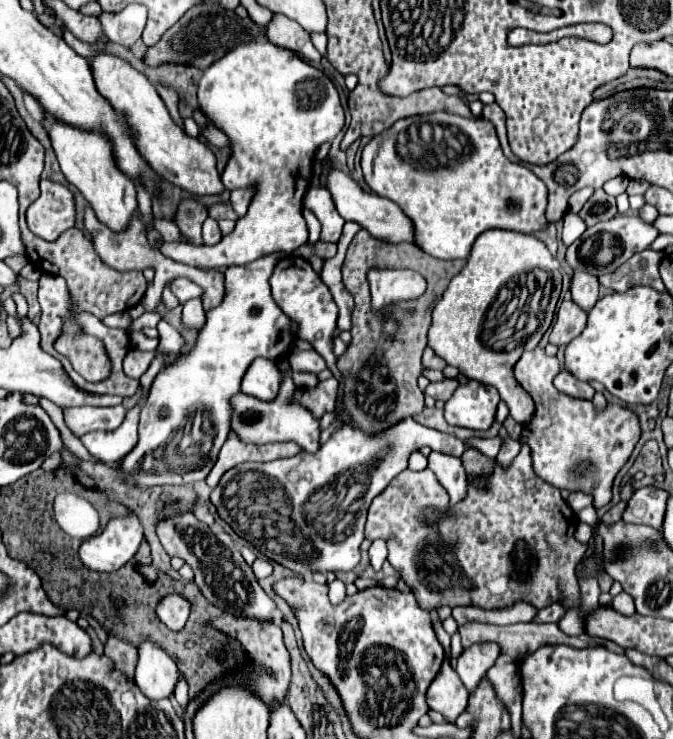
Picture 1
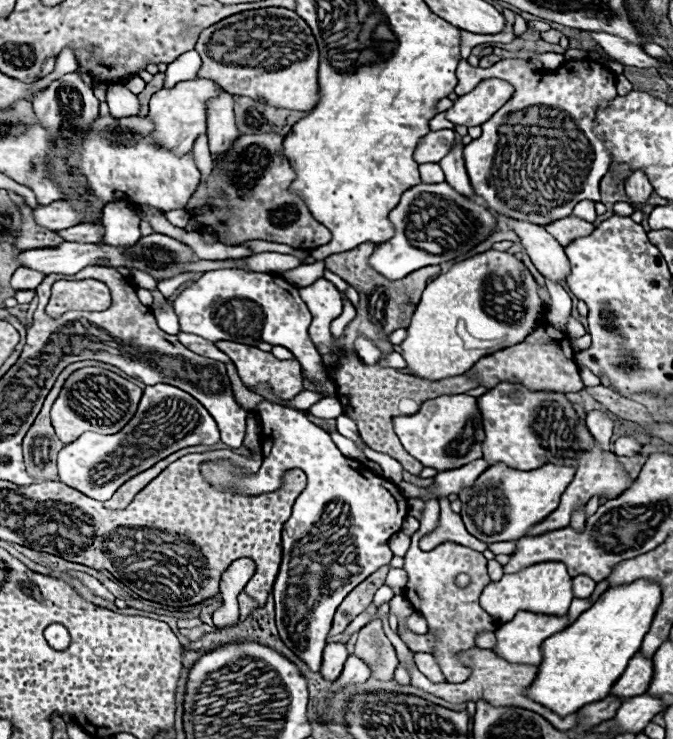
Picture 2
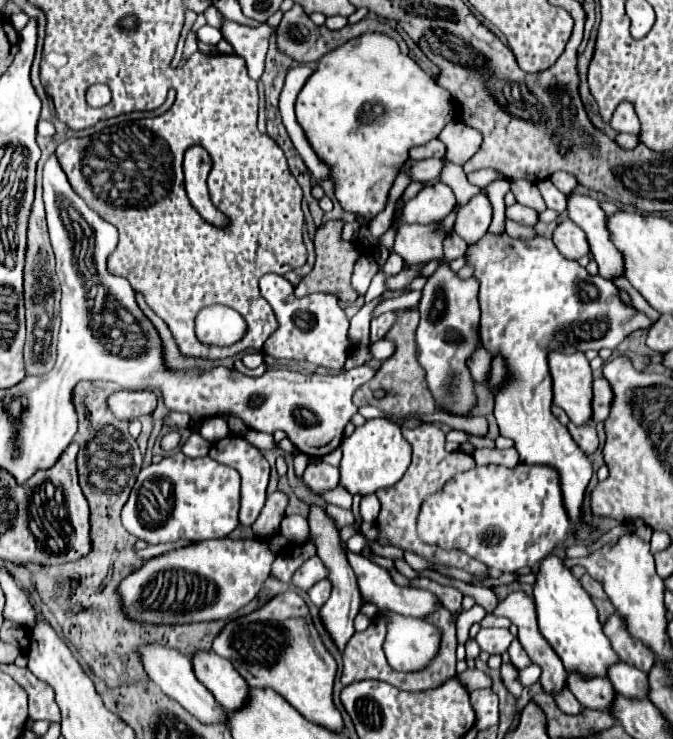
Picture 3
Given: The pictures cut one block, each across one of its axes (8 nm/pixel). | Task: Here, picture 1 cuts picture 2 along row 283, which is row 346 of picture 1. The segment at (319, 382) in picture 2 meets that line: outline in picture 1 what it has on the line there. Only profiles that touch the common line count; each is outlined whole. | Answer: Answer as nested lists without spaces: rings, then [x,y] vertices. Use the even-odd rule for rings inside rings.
[[[274,252],[274,256],[260,256],[246,266],[226,268],[226,296],[220,306],[206,312],[206,324],[198,332],[198,342],[186,356],[162,370],[152,382],[148,400],[140,412],[138,444],[118,462],[118,476],[122,476],[124,482],[134,484],[136,488],[146,488],[154,484],[194,484],[196,480],[204,480],[208,476],[230,432],[228,400],[240,390],[240,380],[246,368],[258,356],[276,358],[286,354],[294,340],[288,316],[270,296],[268,278],[276,268],[278,258],[284,258],[282,252]],[[190,408],[210,408],[210,416],[214,416],[214,448],[210,452],[210,462],[190,472],[140,472],[142,456],[166,444],[166,440],[170,440],[170,436],[174,436],[174,432],[186,424],[186,412],[190,412]]]

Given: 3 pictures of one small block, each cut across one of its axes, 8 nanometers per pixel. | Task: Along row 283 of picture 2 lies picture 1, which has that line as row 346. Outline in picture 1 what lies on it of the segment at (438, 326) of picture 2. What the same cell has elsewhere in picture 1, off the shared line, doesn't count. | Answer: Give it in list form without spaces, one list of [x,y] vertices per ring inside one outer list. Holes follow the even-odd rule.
[[[500,228],[486,230],[482,236],[476,238],[466,266],[452,278],[442,300],[436,304],[436,308],[432,312],[432,328],[428,332],[428,346],[434,348],[434,352],[440,358],[444,358],[450,366],[456,366],[468,378],[494,386],[500,392],[500,398],[506,402],[510,416],[522,426],[534,418],[534,400],[530,400],[530,394],[516,382],[516,378],[512,374],[512,366],[520,358],[524,344],[526,344],[526,348],[534,348],[540,342],[542,334],[553,323],[562,289],[562,275],[558,268],[560,268],[559,262],[554,260],[554,256],[546,248],[546,244],[542,240],[538,240],[534,234],[500,230]],[[534,268],[542,268],[544,272],[552,274],[552,278],[548,278],[548,282],[546,282],[546,284],[550,284],[550,296],[546,296],[546,292],[542,296],[542,300],[546,300],[546,312],[542,312],[542,316],[534,316],[534,312],[530,312],[530,306],[524,306],[526,300],[520,300],[516,310],[506,312],[506,304],[498,304],[498,296],[496,296],[498,290],[510,278],[514,278],[522,272],[532,272]],[[486,328],[498,328],[498,330],[506,330],[506,332],[516,330],[520,334],[520,340],[524,340],[526,336],[528,338],[524,344],[516,342],[516,340],[506,340],[504,344],[498,344],[498,334],[494,334]]]

